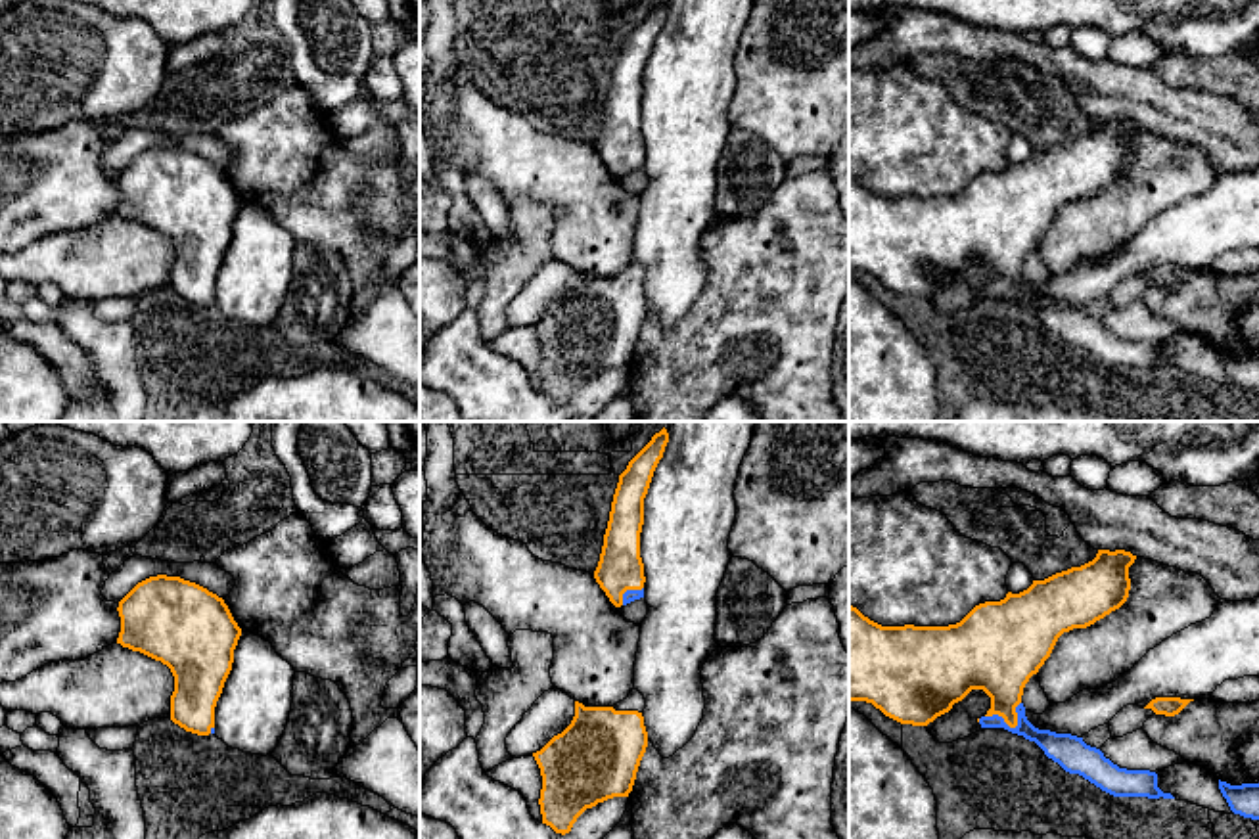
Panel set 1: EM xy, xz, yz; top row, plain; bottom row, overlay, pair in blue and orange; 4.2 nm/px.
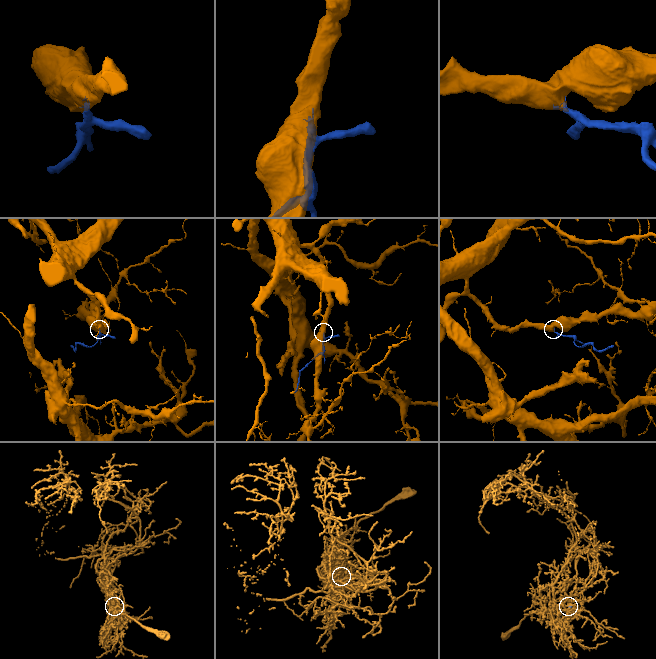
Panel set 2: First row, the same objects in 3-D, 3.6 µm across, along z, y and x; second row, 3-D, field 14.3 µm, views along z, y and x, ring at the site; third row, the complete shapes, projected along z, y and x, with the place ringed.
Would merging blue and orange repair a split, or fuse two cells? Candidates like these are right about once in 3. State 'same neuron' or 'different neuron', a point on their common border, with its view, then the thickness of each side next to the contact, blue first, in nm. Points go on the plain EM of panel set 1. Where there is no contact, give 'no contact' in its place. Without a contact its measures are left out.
same neuron | yz (1012, 299) | 140/220 nm

